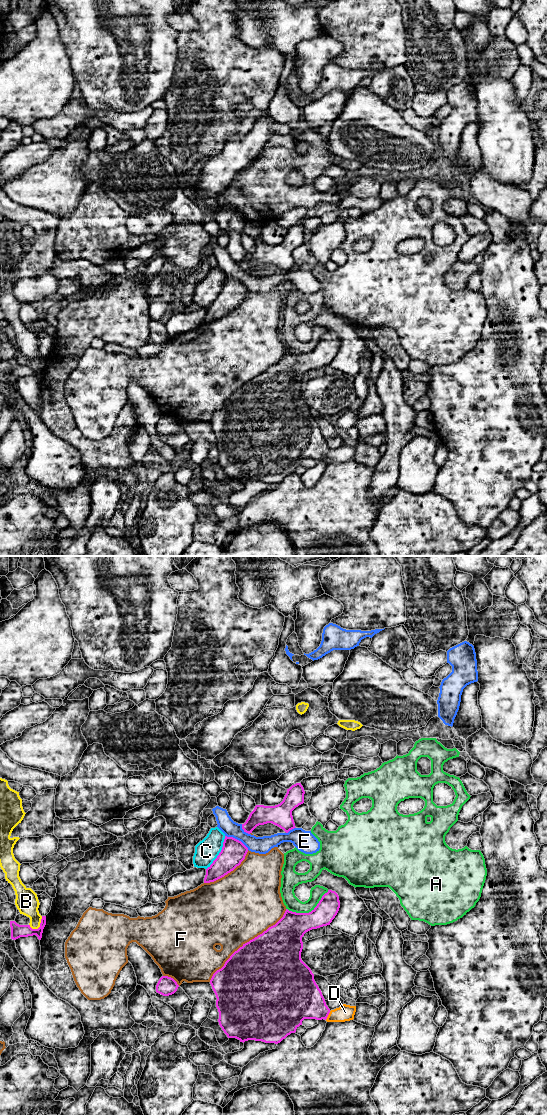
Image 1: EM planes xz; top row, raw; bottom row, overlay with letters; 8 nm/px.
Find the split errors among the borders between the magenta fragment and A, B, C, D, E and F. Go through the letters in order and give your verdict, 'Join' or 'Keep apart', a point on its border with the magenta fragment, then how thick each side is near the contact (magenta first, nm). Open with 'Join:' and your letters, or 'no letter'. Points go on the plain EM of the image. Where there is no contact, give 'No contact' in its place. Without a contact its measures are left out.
Join: D
A: Keep apart. Touches magenta at xz (309, 352). Thickness 240 nm (magenta) against 120 nm
B: Keep apart. Touches magenta at xz (40, 366). Thickness 110 nm (magenta) against 180 nm
C: Keep apart. Touches magenta at xz (219, 293). Thickness 200 nm (magenta) against 190 nm
D: Join. Touches magenta at xz (328, 454). Thickness 320 nm (magenta) against 130 nm
E: Keep apart. Touches magenta at xz (236, 279). Thickness 200 nm (magenta) against 140 nm
F: Keep apart. Touches magenta at xz (247, 382). Thickness 500 nm (magenta) against 500 nm

